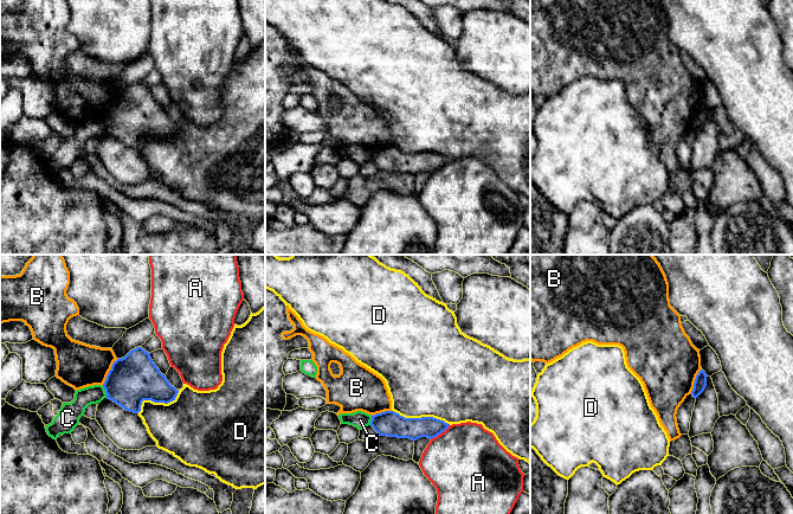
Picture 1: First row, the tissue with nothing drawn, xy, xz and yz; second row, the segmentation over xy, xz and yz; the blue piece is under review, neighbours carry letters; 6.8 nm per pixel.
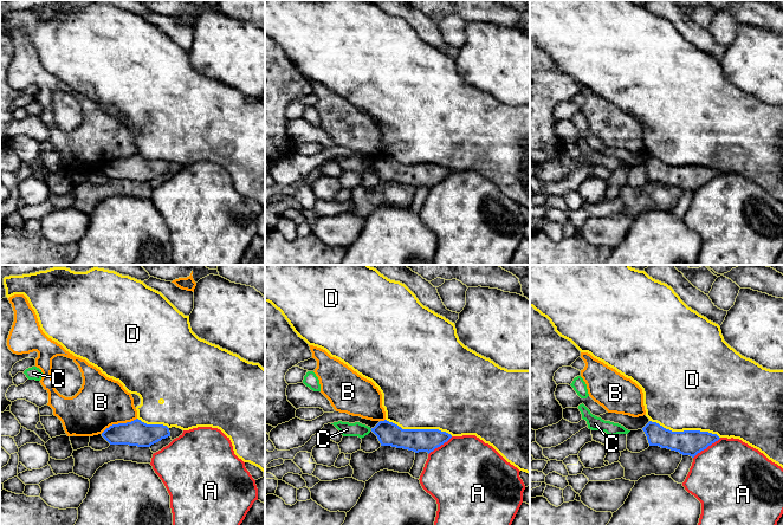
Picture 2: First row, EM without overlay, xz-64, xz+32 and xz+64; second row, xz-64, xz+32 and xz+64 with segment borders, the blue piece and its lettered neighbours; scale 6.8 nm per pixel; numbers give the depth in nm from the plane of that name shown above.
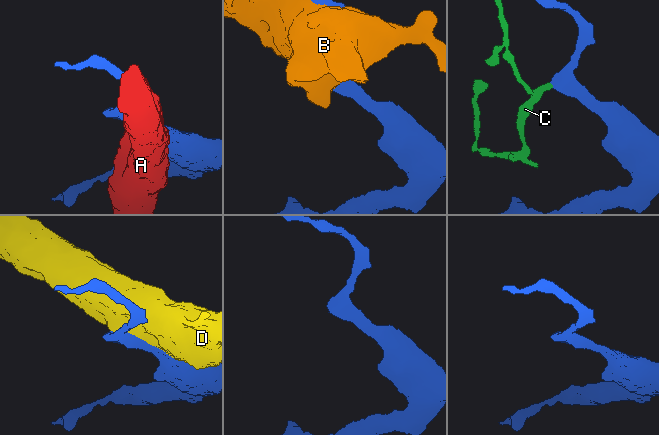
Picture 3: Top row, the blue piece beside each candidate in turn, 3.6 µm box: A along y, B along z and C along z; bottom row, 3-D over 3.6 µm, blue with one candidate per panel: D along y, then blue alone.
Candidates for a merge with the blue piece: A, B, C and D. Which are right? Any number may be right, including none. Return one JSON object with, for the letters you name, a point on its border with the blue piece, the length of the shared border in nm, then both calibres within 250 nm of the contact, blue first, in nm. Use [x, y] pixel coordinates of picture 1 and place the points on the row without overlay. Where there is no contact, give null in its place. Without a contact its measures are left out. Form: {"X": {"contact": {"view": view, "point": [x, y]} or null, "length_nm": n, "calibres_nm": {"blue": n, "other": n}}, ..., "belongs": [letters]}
{"belongs": []}

